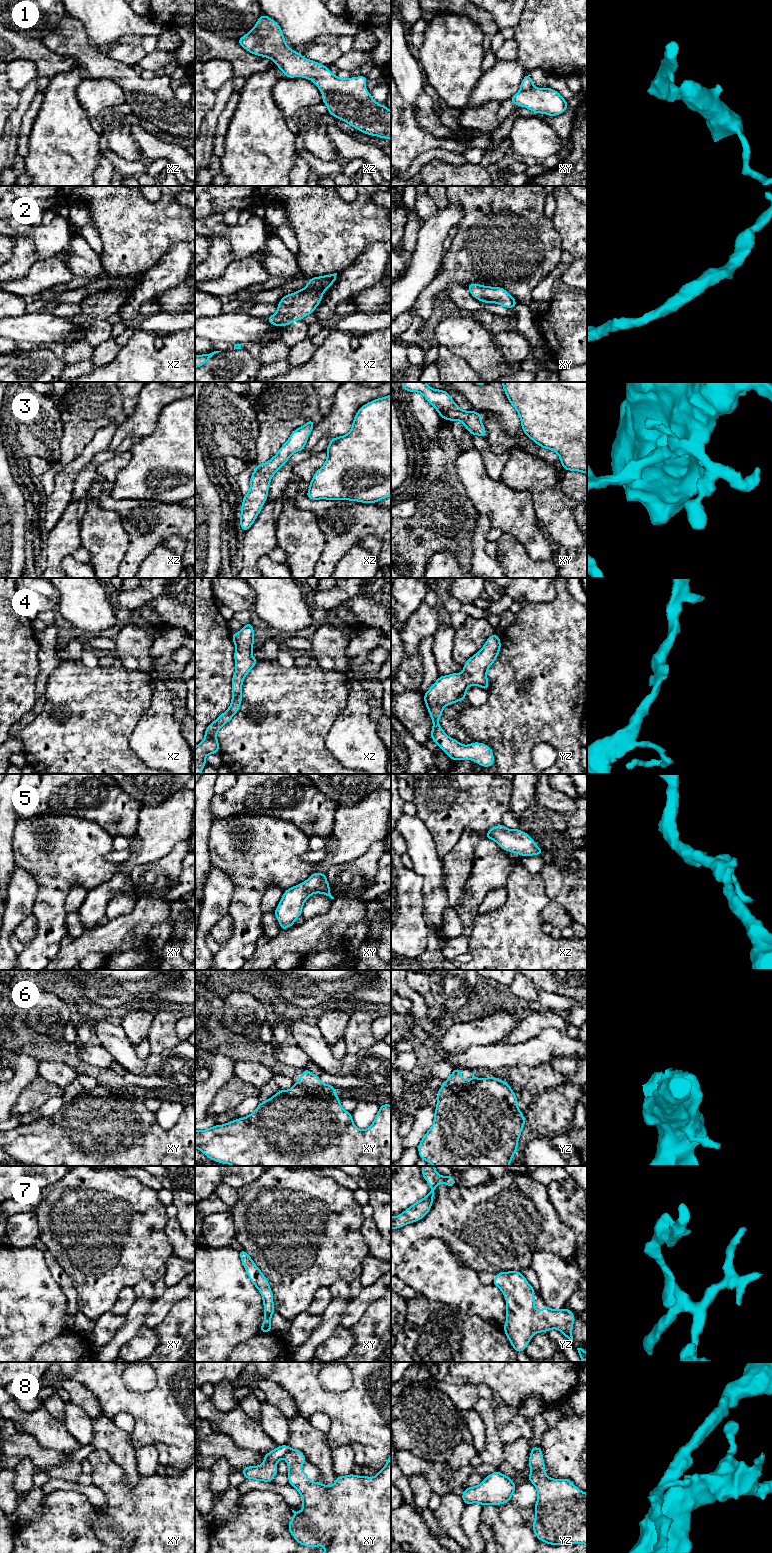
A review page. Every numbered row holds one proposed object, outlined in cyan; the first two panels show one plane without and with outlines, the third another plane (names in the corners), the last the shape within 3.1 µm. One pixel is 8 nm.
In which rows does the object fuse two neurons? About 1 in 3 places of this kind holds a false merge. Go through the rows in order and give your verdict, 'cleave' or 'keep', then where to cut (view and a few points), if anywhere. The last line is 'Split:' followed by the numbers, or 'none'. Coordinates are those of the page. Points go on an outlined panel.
1: keep | no cut
2: keep | no cut
3: keep | no cut
4: keep | no cut
5: keep | no cut
6: cleave | xy (318, 1079), (309, 1079), (302, 1083), (295, 1083)
7: keep | no cut
8: keep | no cut
Split: 6

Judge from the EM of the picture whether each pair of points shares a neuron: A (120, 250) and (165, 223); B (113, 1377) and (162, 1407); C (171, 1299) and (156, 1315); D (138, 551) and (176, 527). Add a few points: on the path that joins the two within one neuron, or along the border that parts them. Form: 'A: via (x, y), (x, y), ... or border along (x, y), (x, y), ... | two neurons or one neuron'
A: via (131, 242), (141, 232), (154, 227) | one neuron
B: via (121, 1390), (134, 1403), (142, 1407), (149, 1407) | one neuron
C: via (167, 1303), (159, 1311) | one neuron
D: via (147, 542), (161, 528), (167, 528) | one neuron

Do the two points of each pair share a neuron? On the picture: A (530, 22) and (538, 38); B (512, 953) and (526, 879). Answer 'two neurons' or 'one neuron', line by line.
A: one neuron
B: one neuron

